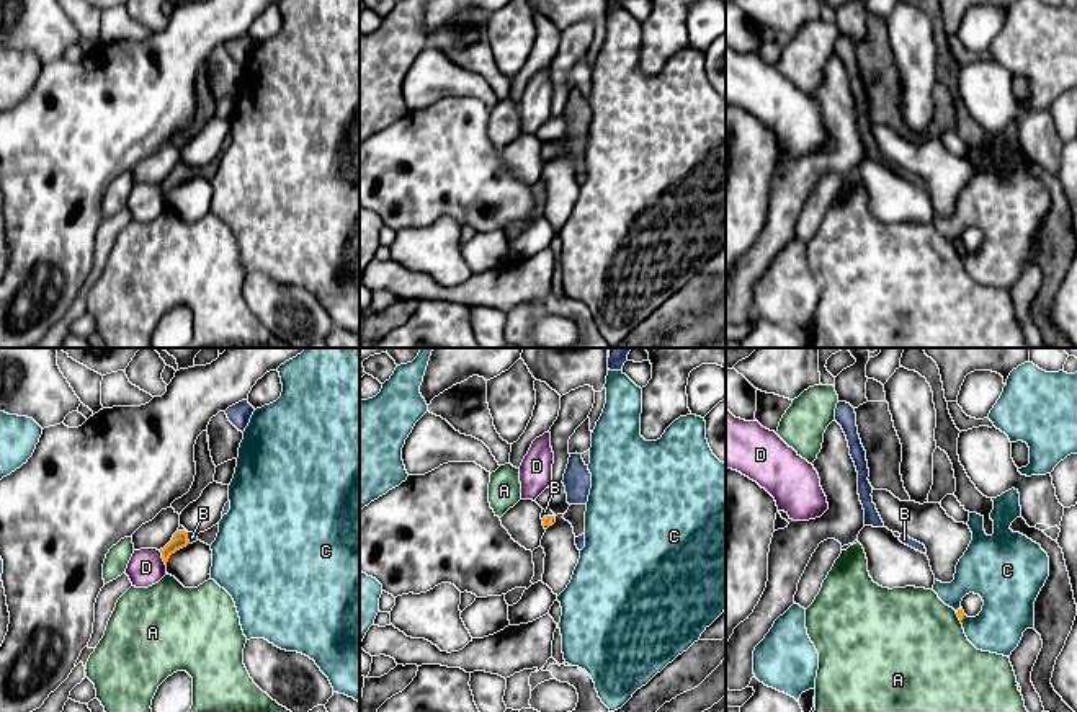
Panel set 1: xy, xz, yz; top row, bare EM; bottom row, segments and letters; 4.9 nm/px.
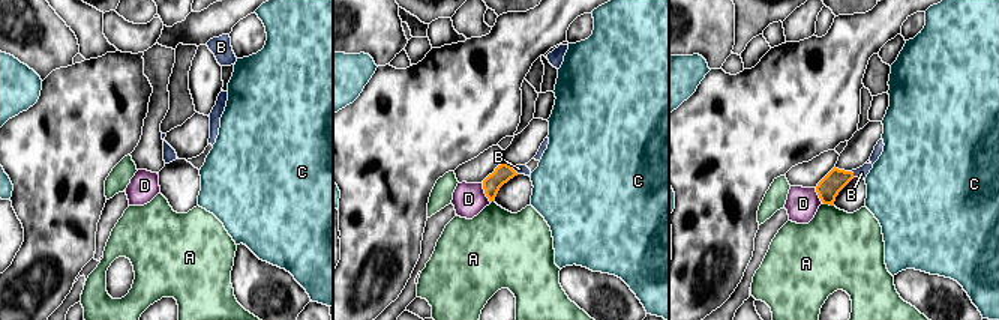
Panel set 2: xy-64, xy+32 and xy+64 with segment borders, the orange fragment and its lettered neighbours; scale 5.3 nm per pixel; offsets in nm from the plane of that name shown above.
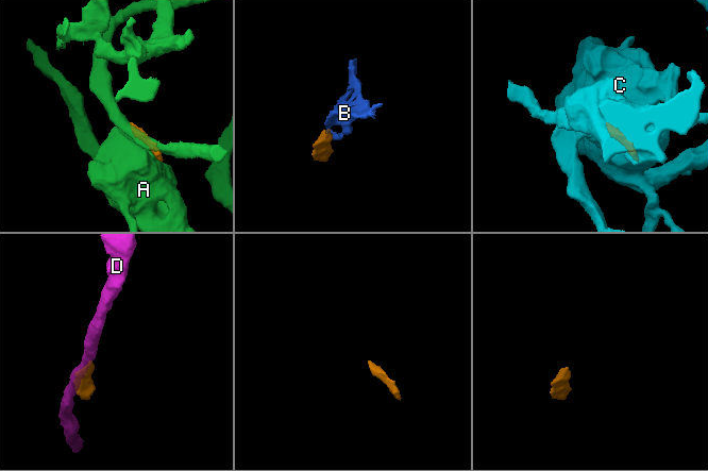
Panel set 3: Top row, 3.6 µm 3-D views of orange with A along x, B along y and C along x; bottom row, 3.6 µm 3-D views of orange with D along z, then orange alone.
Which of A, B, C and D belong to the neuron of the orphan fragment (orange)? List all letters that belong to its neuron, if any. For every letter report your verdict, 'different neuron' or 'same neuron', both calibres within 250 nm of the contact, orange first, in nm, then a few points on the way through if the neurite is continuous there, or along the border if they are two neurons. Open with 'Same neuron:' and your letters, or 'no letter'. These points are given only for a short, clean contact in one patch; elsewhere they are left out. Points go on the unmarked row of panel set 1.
Same neuron: B
A: different neuron; 40 nm thick on the orange side, 480 nm on the other
B: same neuron; 50 nm thick on the orange side, 30 nm on the other; runs through xz (546, 155), (551, 155), (545, 146)
C: different neuron; 40 nm thick on the orange side, 260 nm on the other; border along yz (961, 242), (956, 247)
D: different neuron; 80 nm thick on the orange side, 180 nm on the other

